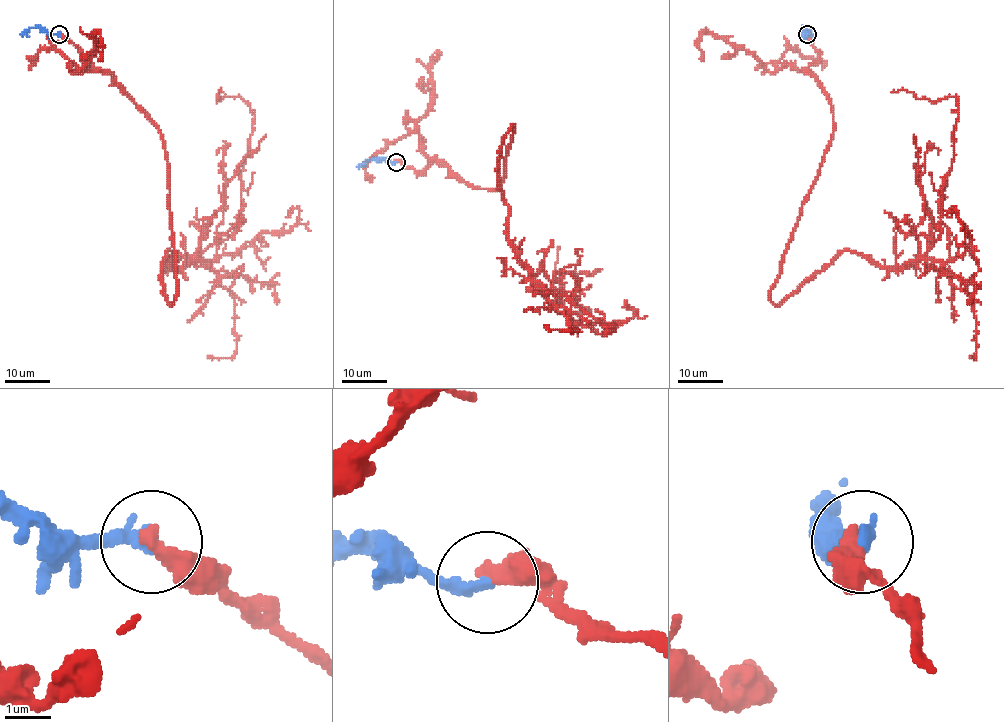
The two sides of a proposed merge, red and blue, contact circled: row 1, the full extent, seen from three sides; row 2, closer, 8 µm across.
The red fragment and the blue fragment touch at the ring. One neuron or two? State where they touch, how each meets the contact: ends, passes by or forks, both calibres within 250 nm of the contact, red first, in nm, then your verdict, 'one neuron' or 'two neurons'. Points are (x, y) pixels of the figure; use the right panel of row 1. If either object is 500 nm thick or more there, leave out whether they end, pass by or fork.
place (807, 34); red ends; blue ends; calibres 420 and 300 nm; one neuron

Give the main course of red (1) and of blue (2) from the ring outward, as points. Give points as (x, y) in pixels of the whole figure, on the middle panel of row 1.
1: (396, 161), (494, 189), (513, 124), (509, 243), (590, 313), (559, 303), (559, 247)
2: (396, 162), (368, 159), (358, 168)

